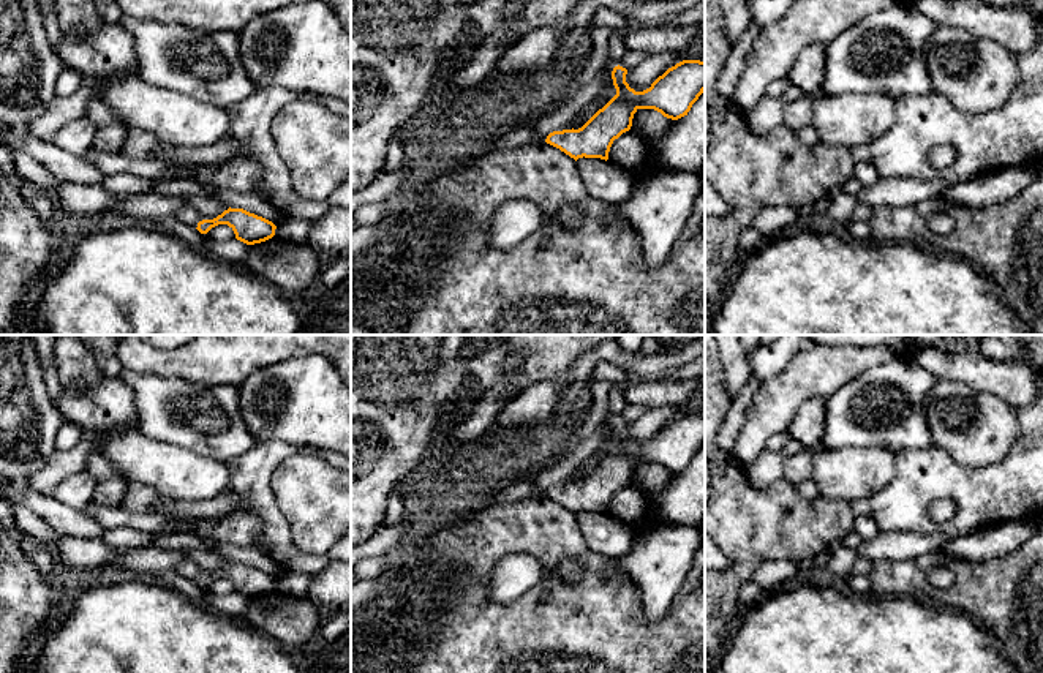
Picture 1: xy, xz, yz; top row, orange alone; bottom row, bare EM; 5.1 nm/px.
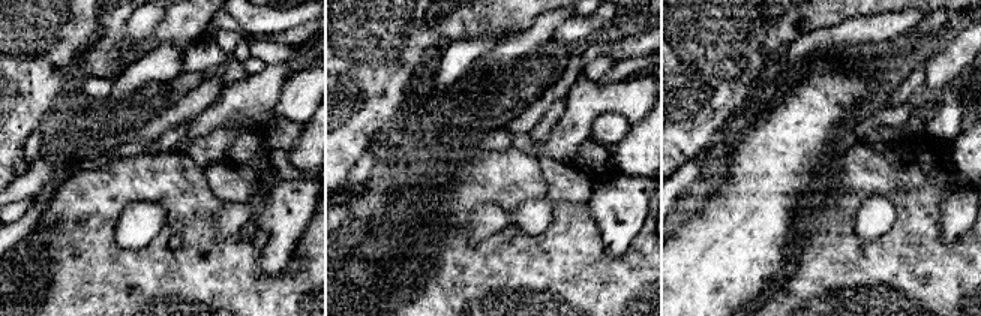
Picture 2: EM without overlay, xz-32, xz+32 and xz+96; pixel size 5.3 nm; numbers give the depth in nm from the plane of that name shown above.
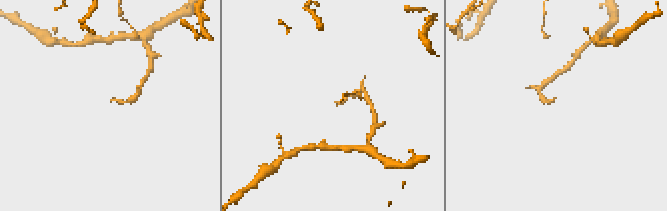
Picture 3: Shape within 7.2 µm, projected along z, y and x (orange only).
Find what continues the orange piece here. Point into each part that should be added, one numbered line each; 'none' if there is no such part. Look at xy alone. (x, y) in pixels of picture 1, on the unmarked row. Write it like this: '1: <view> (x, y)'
none

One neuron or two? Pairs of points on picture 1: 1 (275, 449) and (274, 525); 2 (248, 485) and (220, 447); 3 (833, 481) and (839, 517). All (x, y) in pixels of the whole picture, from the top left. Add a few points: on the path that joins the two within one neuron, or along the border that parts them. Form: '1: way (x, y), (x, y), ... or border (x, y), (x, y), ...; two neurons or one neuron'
1: way (263, 468), (263, 503), (266, 506); one neuron
2: border (256, 441), (250, 449), (226, 463); two neurons
3: border (819, 493), (849, 503); two neurons

